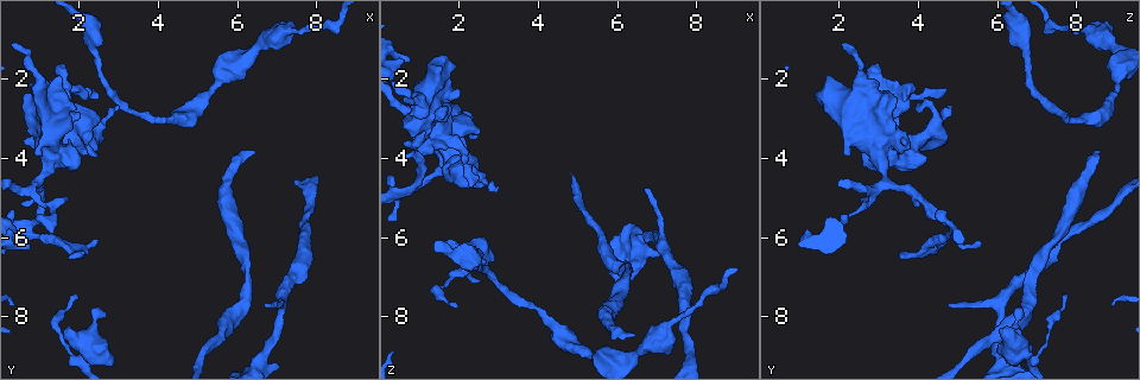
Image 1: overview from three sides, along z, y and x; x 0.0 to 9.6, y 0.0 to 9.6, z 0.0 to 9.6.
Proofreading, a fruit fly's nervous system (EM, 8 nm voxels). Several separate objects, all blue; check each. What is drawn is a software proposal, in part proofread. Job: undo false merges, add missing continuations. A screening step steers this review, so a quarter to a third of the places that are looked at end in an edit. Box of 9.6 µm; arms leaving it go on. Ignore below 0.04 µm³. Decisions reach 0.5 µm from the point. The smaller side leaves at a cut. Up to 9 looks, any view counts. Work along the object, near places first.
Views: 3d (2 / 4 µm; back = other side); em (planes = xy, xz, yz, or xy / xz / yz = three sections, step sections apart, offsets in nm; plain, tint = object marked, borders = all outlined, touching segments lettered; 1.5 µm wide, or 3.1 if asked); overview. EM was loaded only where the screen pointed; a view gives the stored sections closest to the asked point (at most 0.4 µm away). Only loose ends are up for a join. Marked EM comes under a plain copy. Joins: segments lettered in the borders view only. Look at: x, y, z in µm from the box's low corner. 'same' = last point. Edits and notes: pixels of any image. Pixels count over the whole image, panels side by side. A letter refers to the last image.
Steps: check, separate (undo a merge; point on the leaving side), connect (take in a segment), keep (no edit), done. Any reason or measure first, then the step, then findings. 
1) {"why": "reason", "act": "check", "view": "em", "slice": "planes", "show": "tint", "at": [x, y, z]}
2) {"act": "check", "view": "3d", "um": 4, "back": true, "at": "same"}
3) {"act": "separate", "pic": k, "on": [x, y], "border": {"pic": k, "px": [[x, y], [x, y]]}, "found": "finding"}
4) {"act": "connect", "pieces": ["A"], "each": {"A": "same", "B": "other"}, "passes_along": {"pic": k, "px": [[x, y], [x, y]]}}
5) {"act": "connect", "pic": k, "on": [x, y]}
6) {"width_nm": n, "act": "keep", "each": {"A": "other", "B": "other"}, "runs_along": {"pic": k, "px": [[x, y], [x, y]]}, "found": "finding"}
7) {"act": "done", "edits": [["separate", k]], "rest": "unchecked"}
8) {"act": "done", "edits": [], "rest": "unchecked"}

{"act": "check", "view": "em", "slice": "planes", "show": "borders", "at": [2.45, 6.10, 4.70]}

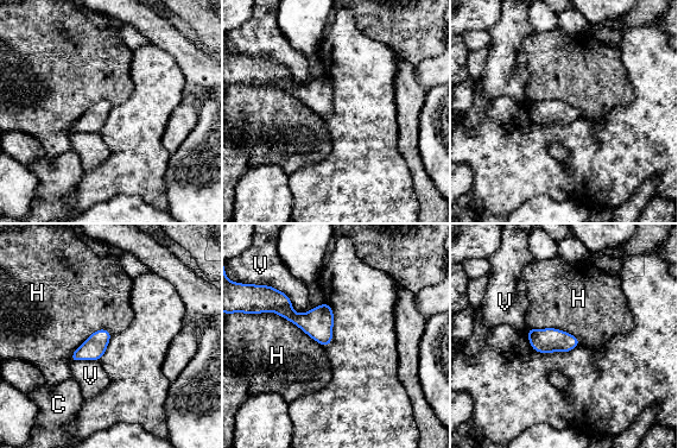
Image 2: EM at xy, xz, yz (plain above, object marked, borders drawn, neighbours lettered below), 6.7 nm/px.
{"width_nm": 110, "act": "keep", "each": {"C": "other", "H": "other", "V": "other"}, "border": {"pic": 2, "px": [[265, 311], [290, 320], [322, 346]]}, "found": "none of them fits"}

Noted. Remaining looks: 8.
{"why": "free end", "act": "check", "view": "em", "slice": "planes", "show": "borders", "at": [2.95, 2.65, 4.80]}

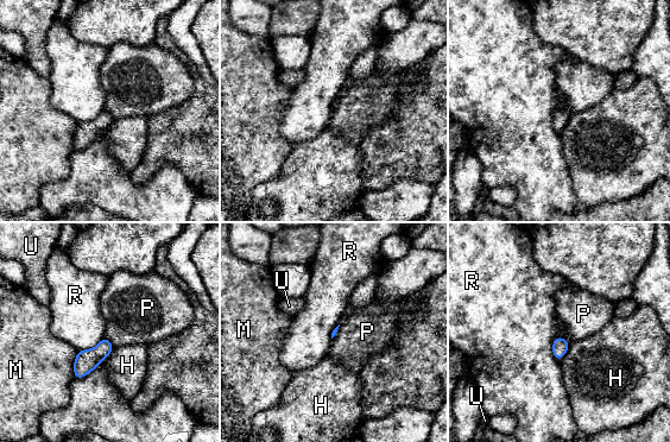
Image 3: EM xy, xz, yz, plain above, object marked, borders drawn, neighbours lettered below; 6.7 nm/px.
{"act": "keep", "each": {"H": "other", "M": "other", "P": "other", "R": "other", "U": "other"}, "found": "none of them fits"}

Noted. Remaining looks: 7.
{"why": "an open end", "act": "check", "view": "3d", "um": 2, "at": [6.50, 3.80, 8.50]}

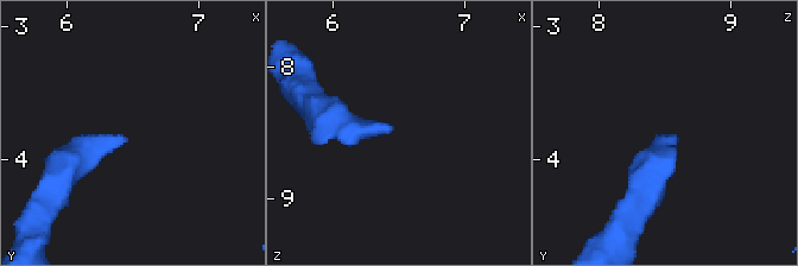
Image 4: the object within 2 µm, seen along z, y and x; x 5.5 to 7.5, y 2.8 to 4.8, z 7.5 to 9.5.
{"why": "now the EM", "act": "check", "view": "em", "slice": "xy", "step": 8, "show": "borders", "at": [6.46, 3.86, 8.48]}

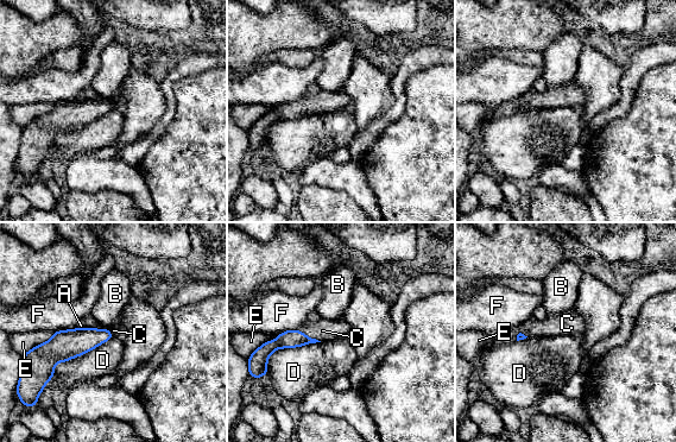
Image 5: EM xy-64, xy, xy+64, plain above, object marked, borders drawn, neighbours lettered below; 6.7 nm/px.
{"act": "check", "view": "em", "slice": "planes", "show": "borders", "at": "same"}

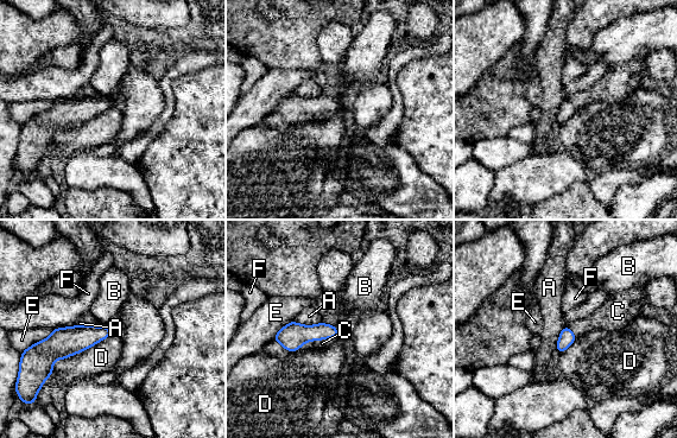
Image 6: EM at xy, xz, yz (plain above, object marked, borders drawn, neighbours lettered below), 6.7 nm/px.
{"act": "connect", "pieces": ["C"], "each": {"A": "other", "B": "other", "C": "same", "D": "other", "E": "other", "F": "other"}, "found": "it goes on there"}

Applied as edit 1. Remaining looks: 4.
{"why": "tapers out", "act": "check", "view": "em", "slice": "xz", "step": 8, "show": "borders", "at": [6.75, 7.75, 4.75]}

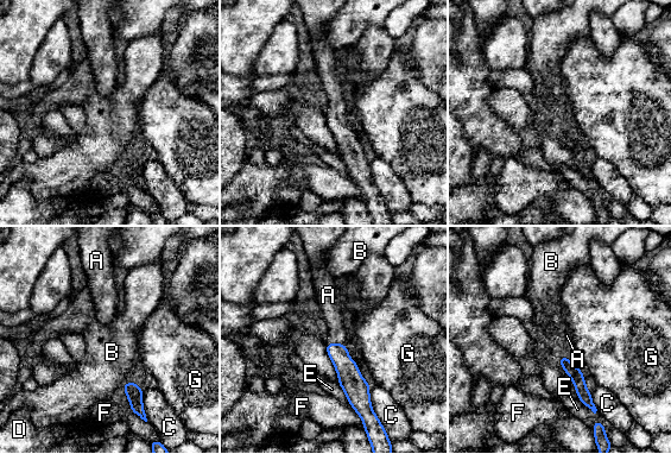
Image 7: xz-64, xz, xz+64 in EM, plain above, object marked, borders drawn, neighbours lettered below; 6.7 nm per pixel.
{"act": "connect", "pieces": ["A"], "each": {"A": "same", "B": "other", "C": "other", "D": "other", "E": "other", "F": "other", "G": "other"}, "passes_along": {"pic": 7, "px": [[349, 377], [336, 344], [330, 308]]}, "found": "it goes on there"}

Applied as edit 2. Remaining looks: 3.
{"act": "done", "edits": [["connect", 6], ["connect", 7]], "rest": "unchecked"}

